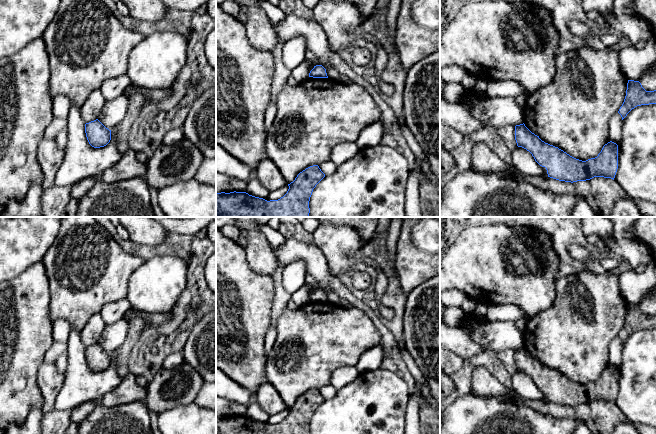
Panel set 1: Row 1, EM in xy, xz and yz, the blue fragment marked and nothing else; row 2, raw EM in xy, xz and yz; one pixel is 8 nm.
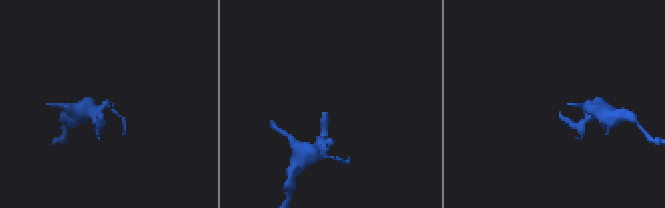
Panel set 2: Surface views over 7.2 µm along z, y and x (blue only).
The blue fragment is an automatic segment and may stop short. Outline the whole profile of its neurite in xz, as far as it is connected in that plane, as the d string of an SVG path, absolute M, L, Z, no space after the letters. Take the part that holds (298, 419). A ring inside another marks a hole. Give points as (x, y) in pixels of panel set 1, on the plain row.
M318 389L310 390L288 408L287 417L278 424L267 425L246 416L216 416L216 434L310 434L313 413L324 401Z

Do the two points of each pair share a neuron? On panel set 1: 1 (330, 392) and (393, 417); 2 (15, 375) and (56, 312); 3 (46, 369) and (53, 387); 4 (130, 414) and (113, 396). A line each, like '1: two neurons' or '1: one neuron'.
1: two neurons
2: two neurons
3: one neuron
4: two neurons

